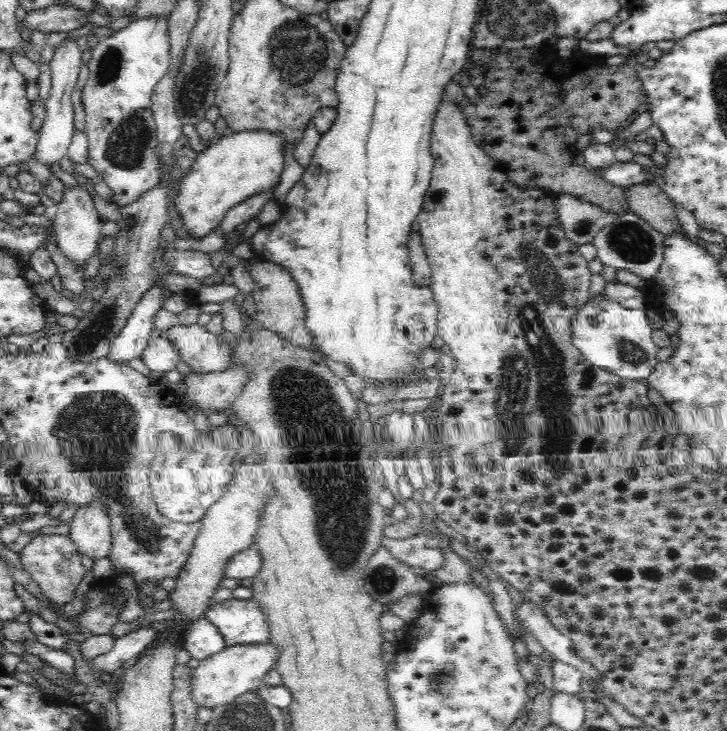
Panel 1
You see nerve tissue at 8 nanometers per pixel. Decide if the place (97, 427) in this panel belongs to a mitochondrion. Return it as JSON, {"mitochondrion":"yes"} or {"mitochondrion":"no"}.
{"mitochondrion":"yes"}

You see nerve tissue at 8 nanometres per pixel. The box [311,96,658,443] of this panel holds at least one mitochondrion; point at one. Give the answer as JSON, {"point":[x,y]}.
{"point":[633,353]}

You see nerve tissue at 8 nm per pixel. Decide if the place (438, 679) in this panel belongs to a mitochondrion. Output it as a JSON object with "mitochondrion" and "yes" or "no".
{"mitochondrion":"yes"}

